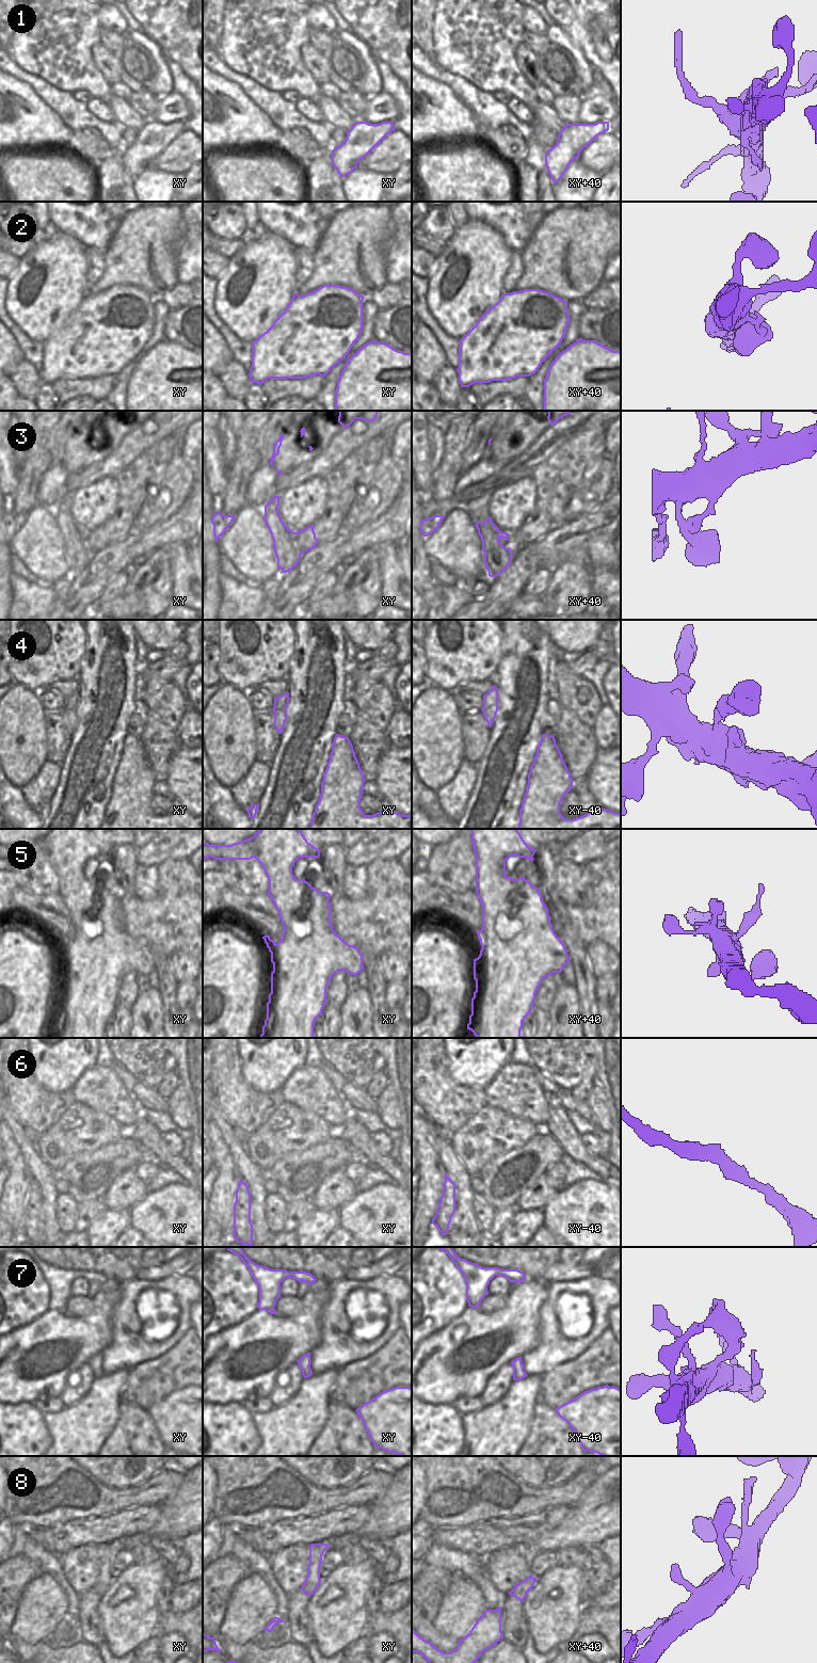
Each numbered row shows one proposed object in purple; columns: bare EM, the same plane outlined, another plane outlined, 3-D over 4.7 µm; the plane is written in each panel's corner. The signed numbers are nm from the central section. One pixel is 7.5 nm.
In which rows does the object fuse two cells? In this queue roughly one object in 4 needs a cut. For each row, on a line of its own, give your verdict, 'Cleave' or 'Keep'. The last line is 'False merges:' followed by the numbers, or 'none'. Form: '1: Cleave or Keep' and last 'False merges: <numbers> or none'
1: Cleave
2: Keep
3: Keep
4: Keep
5: Keep
6: Keep
7: Cleave
8: Keep
False merges: 1, 7.

